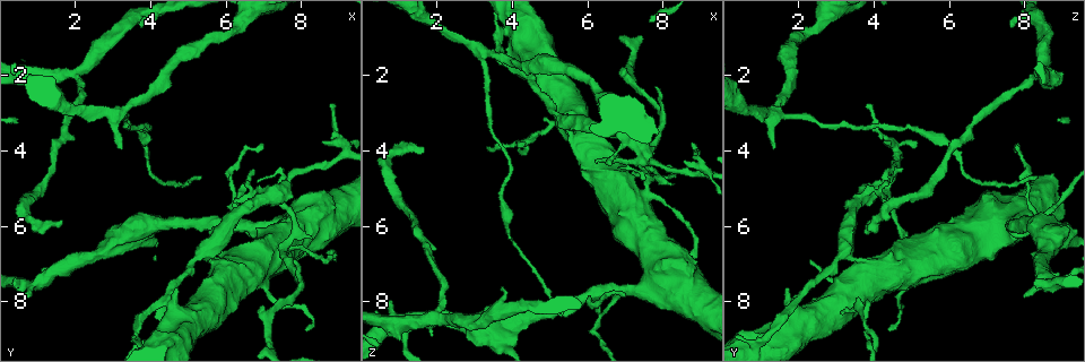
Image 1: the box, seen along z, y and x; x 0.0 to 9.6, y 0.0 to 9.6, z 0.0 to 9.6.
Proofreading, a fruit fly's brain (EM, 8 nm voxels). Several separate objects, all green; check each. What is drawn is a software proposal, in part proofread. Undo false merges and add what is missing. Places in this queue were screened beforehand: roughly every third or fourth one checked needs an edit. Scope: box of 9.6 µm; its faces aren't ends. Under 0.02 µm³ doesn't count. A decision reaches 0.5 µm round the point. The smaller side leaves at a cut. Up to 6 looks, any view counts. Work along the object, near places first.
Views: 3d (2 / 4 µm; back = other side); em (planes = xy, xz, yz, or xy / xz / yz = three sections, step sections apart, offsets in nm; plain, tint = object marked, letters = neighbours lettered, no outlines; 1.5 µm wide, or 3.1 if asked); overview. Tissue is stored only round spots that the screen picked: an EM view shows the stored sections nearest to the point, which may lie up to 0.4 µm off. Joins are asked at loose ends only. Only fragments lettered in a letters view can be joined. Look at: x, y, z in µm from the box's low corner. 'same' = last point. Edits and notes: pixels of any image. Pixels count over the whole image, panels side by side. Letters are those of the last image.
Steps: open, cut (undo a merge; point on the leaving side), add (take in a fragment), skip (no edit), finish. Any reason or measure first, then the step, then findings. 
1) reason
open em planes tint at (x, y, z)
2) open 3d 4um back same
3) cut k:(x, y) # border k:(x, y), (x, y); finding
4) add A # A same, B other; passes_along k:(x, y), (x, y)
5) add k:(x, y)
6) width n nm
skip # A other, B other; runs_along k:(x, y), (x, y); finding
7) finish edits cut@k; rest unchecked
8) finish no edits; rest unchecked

calibre changes
open em 3.1um planes letters at (5.25, 8.25, 3.25)

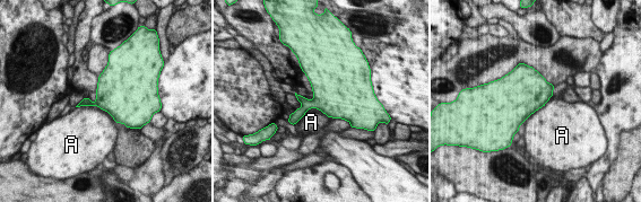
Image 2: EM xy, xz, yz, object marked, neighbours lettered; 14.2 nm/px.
width 480 nm
skip # A other; border 2:(93, 105), (77, 106), (75, 108); one neuron here

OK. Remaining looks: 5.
arms part here
open 3d 4um at (3.15, 3.00, 1.40)

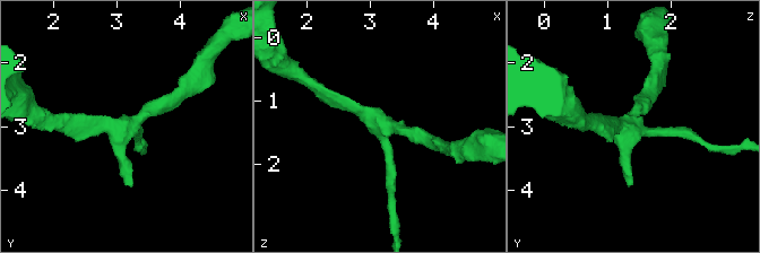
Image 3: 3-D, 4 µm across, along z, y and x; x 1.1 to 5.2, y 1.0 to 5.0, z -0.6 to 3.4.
open em planes tint at (3.20, 3.00, 1.40)

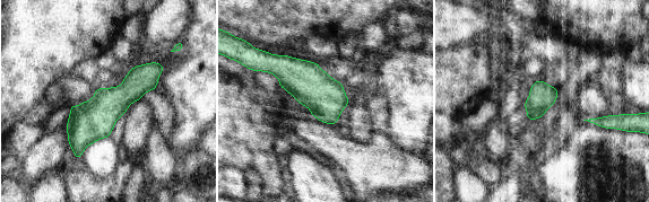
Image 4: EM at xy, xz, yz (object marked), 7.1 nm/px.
see the neighbours
open em planes letters same

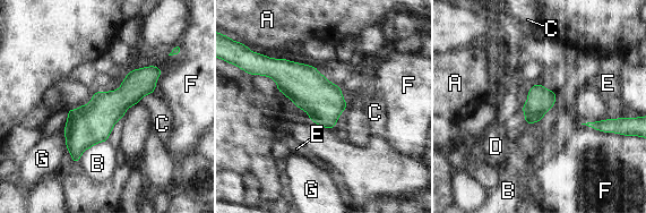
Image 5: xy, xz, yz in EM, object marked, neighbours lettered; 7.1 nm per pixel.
skip # A other, B other, C other, D other, E other, F other, G other; border 5:(106, 139), (87, 147), (77, 162); continuous, no second neuron

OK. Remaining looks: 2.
end of a long branch
open em planes tint at (1.70, 5.80, 4.00)

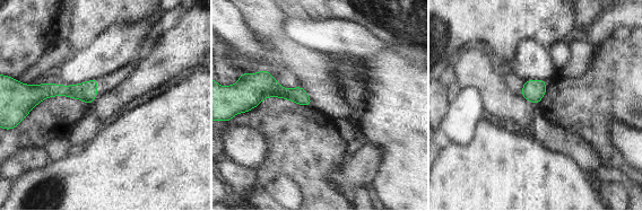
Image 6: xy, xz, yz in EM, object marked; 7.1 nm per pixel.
see the neighbours
open em planes letters same

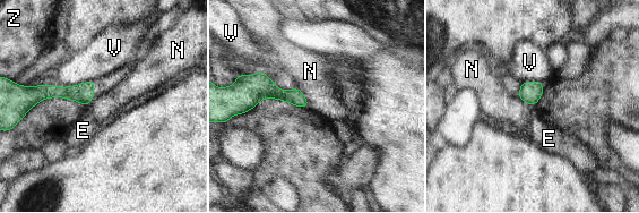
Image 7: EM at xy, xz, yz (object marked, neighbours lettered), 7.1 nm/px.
skip # E other, N other, V other, Z other; none of them fits

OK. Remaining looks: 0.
finish no edits; rest unchecked

